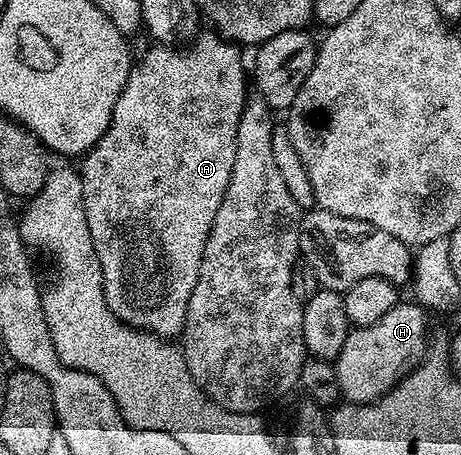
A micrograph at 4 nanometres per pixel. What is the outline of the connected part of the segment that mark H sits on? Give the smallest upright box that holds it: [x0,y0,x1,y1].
[333,302,429,404]

